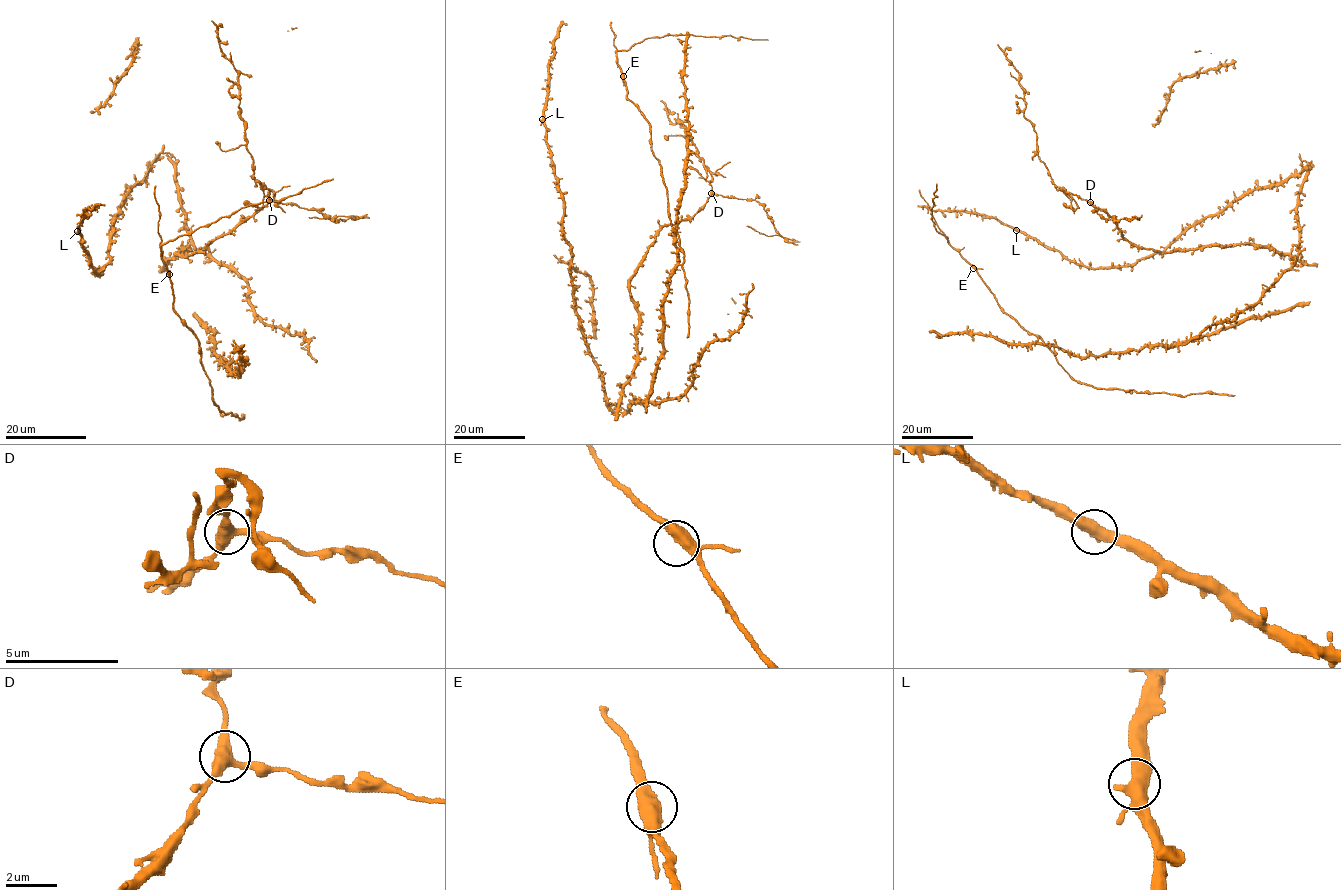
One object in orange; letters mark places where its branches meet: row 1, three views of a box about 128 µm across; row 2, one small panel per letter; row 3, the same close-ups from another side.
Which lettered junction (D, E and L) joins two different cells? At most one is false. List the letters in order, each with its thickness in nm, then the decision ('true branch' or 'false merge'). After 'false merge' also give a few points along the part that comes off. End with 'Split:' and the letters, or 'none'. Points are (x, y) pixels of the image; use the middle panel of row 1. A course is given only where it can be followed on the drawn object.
D: 440 nm thick; false merge; foreign part runs (711, 193), (710, 172), (686, 136), (685, 127), (670, 121), (661, 100)
E: 440 nm thick; true branch
L: 440 nm thick; true branch
Split: D

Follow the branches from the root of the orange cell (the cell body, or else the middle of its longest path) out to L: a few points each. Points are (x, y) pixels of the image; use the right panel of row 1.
L: (1177, 237), (1162, 251), (1134, 263), (1089, 268), (1066, 260), (1057, 251), (1047, 249), (1016, 230)

